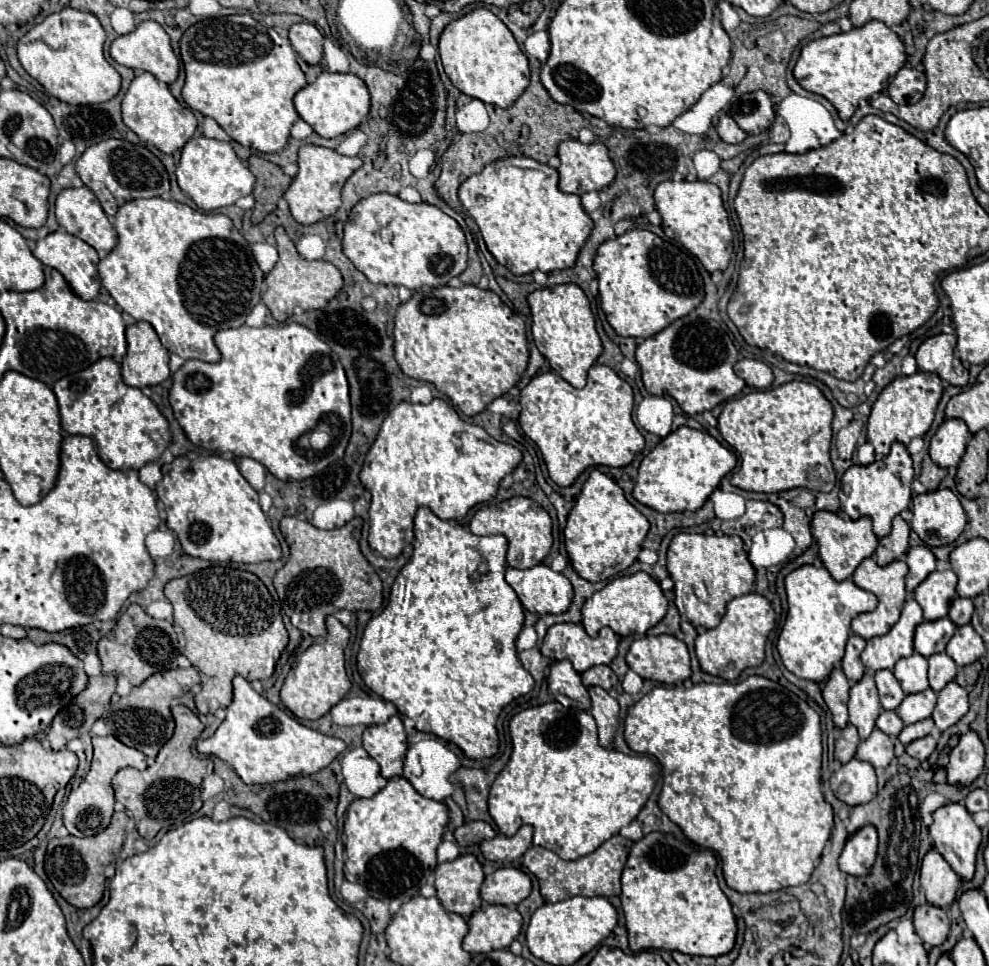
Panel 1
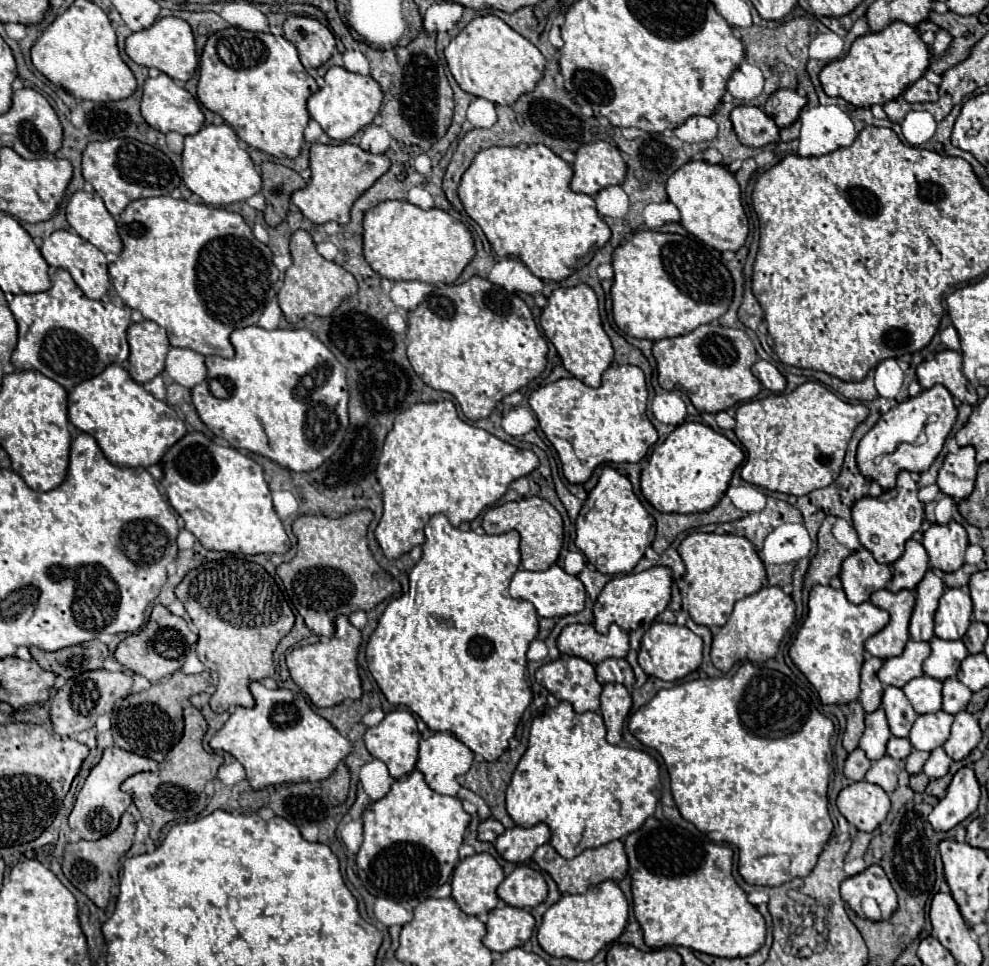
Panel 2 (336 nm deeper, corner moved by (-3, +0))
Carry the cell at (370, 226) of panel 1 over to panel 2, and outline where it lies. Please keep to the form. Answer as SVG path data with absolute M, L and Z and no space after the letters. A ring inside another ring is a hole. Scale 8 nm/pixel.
M383 201L365 213L363 255L373 271L393 281L453 283L475 255L469 229L441 209L421 209L409 201Z

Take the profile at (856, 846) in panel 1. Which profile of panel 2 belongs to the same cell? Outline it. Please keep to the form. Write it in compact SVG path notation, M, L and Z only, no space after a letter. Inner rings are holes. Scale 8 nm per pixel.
M871 865L863 873L845 879L841 883L841 897L859 917L865 917L861 911L861 901L865 897L877 901L883 921L891 919L891 915L897 911L897 893L879 865Z

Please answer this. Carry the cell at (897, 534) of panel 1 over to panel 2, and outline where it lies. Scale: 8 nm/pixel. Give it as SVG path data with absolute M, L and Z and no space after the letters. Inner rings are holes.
M909 539L903 557L893 563L893 579L889 583L889 591L899 593L901 589L915 589L925 577L927 569L929 569L929 557L925 547Z

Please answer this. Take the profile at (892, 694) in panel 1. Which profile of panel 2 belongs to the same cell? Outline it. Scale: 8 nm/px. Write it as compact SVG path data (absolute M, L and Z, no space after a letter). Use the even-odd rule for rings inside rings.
M887 687L883 693L883 711L887 713L887 721L889 721L889 729L895 737L907 737L917 713L911 707L909 699L905 697L905 693L897 687Z

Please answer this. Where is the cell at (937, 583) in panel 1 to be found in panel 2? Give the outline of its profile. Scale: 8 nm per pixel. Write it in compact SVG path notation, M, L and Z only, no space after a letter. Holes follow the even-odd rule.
M947 589L935 615L935 635L947 641L963 639L973 621L971 605L971 597L965 589Z

